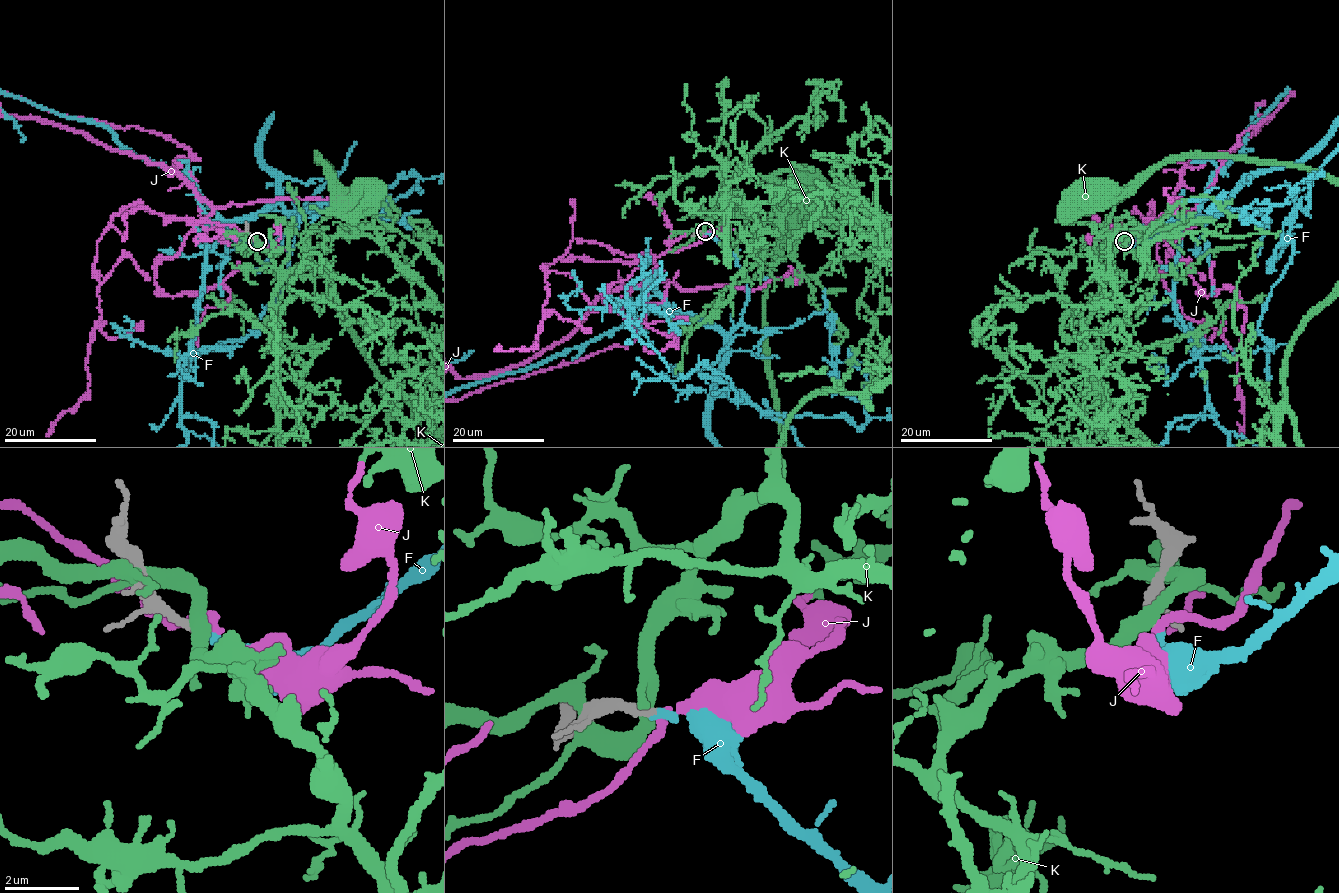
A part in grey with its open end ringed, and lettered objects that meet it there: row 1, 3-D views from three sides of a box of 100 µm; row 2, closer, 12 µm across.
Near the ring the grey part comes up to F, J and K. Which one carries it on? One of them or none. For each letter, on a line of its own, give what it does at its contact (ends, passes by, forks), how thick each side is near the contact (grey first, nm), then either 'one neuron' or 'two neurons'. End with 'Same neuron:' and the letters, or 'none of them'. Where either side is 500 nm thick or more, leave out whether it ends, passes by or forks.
F: it ends | 260/220 nm | one neuron
J: it passes by | 240/220 nm | two neurons
K: it passes by | 280/400 nm | two neurons
Same neuron: F

